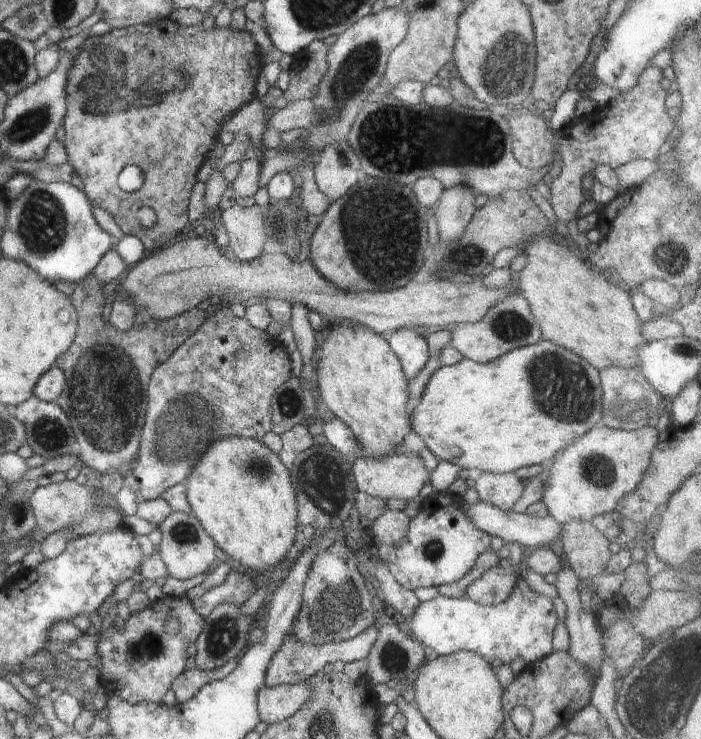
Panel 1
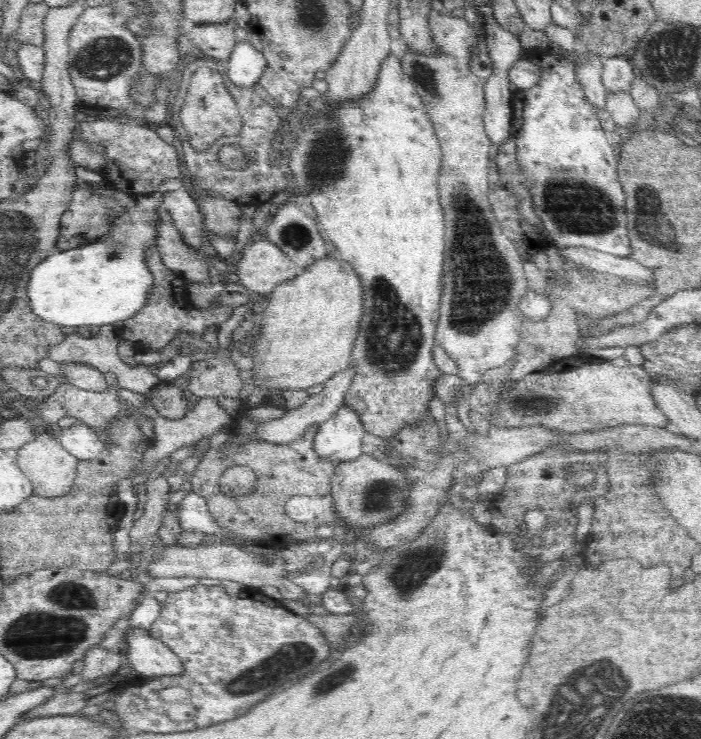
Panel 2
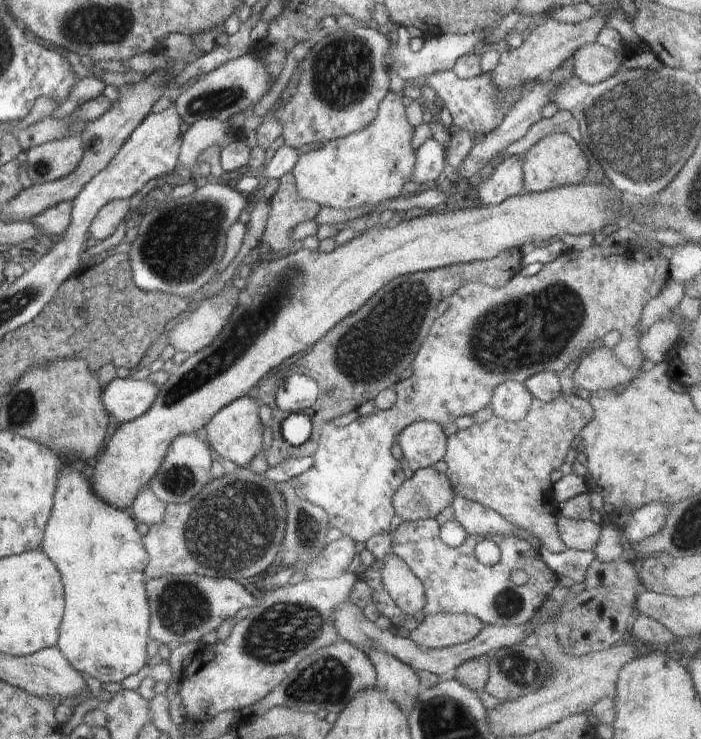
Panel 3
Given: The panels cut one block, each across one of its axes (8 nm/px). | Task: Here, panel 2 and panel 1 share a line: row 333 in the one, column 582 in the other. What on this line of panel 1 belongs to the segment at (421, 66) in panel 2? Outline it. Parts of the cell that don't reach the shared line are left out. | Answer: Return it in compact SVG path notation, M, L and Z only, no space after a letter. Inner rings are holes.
M640 424L626 429L592 428L580 440L568 444L551 463L543 502L549 515L560 524L583 520L616 510L620 500L636 490L650 464L659 432Z

